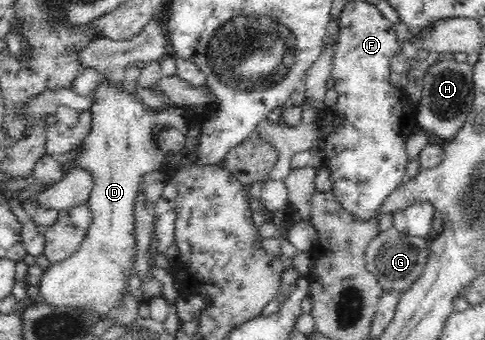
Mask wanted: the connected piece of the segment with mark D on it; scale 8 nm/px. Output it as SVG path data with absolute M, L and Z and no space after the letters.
M102 75L102 82L100 85L97 86L92 92L91 96L94 98L94 103L89 108L90 114L91 114L91 125L90 125L90 132L88 133L88 136L83 140L83 145L78 149L78 154L73 158L71 161L75 160L77 162L76 167L84 168L90 173L92 173L93 178L93 190L91 191L90 199L88 200L87 204L90 208L90 211L92 212L92 225L90 226L90 229L88 230L88 235L86 236L86 239L82 240L81 248L74 254L70 255L69 258L66 261L63 261L59 264L51 264L48 270L43 274L43 277L41 279L41 284L39 286L39 296L40 300L56 307L68 307L68 308L80 308L84 309L84 311L92 311L92 313L97 316L98 322L106 322L110 316L112 316L111 312L116 308L119 307L119 302L123 299L123 296L128 291L134 291L134 290L127 290L127 278L129 277L129 274L132 273L132 270L135 270L135 258L136 258L136 238L134 237L135 234L135 216L134 216L134 204L136 200L136 196L138 192L140 191L140 187L142 184L143 177L147 175L150 172L154 172L154 170L161 169L161 164L165 160L166 154L162 152L158 147L156 147L156 144L154 144L154 140L152 140L152 130L156 128L156 126L164 126L166 128L174 127L178 129L178 131L182 132L185 136L188 133L189 127L188 127L188 111L180 105L173 105L170 104L168 108L166 108L166 111L164 112L158 112L154 113L152 111L152 107L146 105L145 103L142 103L141 99L136 99L134 93L130 93L128 90L124 89L124 86L122 85L122 82L116 83L116 81L112 81L112 79L108 79L106 75Z

